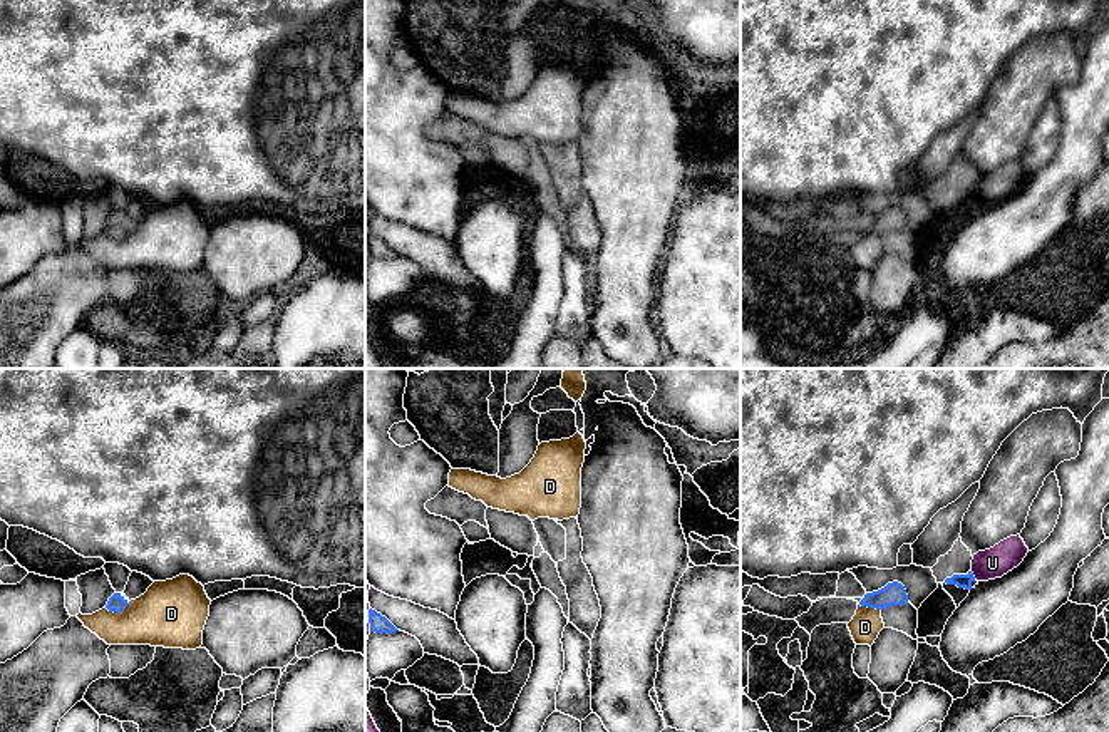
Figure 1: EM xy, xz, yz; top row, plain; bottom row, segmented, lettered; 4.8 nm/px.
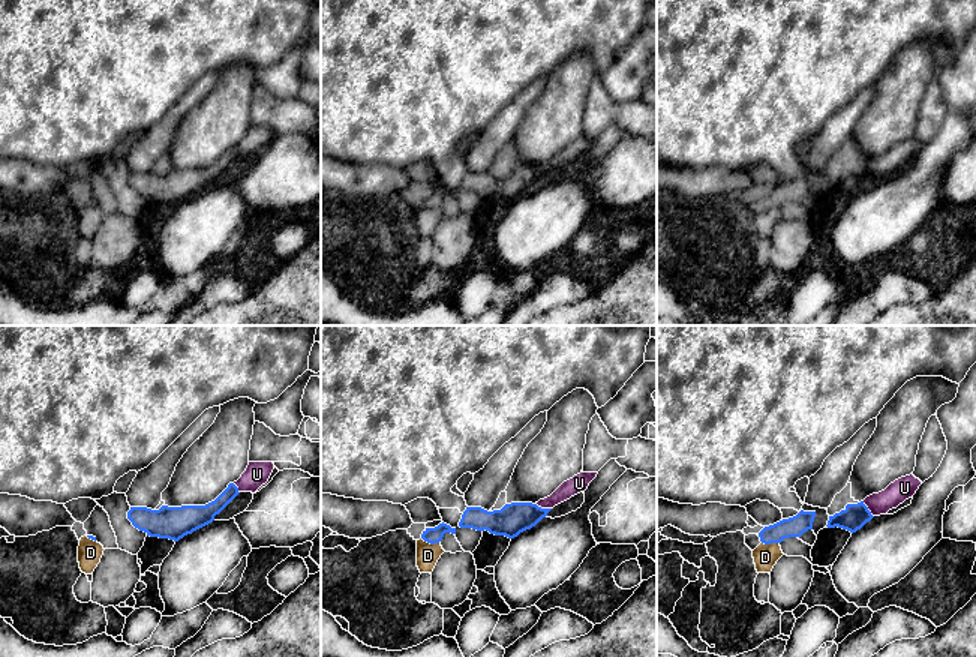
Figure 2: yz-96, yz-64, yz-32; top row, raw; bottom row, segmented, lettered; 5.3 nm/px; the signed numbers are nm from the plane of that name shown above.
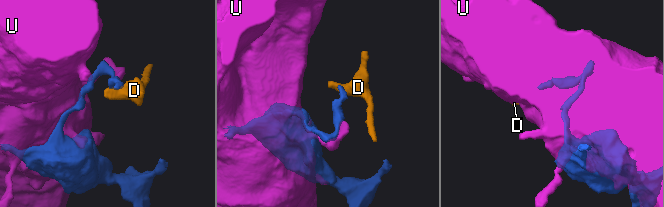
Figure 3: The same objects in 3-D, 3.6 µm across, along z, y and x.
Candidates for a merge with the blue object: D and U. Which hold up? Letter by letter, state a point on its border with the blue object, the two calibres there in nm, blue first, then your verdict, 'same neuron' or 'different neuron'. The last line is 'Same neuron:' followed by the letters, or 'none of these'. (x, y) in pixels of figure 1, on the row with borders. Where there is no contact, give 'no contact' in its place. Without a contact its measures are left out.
D: xy (116, 612) | 90/300 nm | different neuron
U: yz (972, 575) | 60/150 nm | different neuron
Same neuron: none of these

